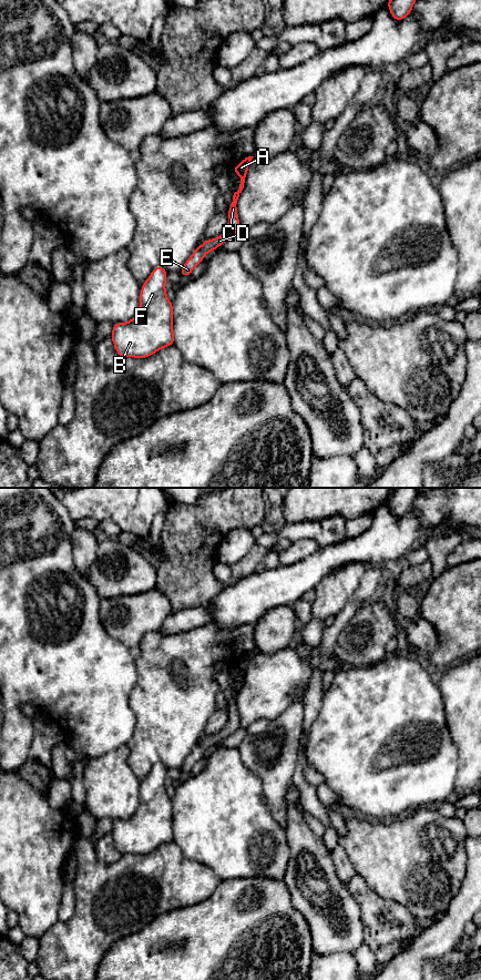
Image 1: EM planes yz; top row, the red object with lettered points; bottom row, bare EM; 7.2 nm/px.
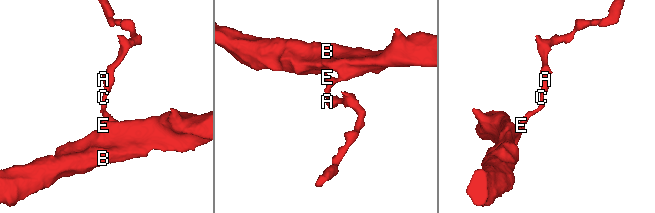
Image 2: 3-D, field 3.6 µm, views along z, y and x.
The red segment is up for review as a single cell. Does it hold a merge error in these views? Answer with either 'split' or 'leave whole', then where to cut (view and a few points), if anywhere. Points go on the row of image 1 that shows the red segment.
leave whole; cut none

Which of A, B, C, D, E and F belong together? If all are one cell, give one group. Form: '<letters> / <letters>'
A B C D E F

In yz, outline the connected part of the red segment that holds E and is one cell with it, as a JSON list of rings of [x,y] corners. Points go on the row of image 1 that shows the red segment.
[[[254,156],[245,157],[237,166],[232,169],[232,171],[240,176],[240,184],[239,190],[233,192],[233,202],[228,210],[228,224],[225,232],[216,238],[203,242],[202,245],[193,252],[193,254],[190,256],[190,258],[180,270],[182,276],[190,276],[194,267],[203,261],[204,256],[208,252],[215,251],[218,246],[233,237],[239,231],[239,220],[236,205],[238,197],[244,188],[247,170],[253,157]]]

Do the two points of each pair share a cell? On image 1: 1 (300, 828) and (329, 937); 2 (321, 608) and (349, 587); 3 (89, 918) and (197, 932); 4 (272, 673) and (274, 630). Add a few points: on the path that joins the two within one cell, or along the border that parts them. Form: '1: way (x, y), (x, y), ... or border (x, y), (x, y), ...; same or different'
1: way (317, 856), (329, 880), (306, 900), (311, 909); same
2: way (328, 601), (343, 587); same
3: border (167, 911), (156, 916), (139, 930), (122, 938); different
4: border (288, 646), (273, 653), (257, 651); different

